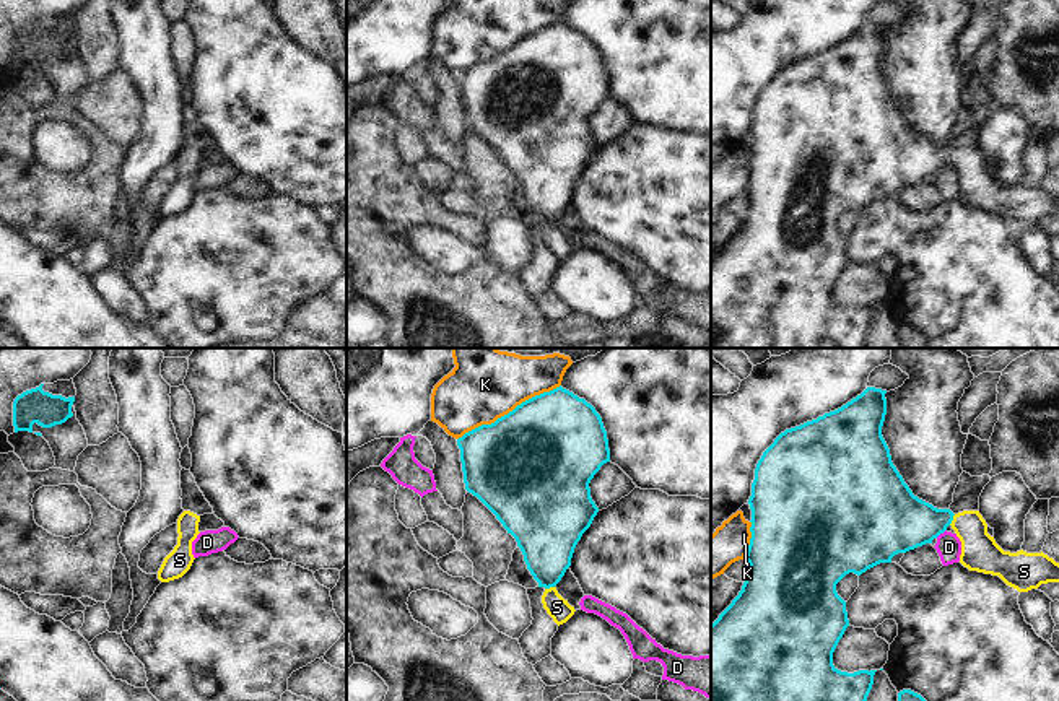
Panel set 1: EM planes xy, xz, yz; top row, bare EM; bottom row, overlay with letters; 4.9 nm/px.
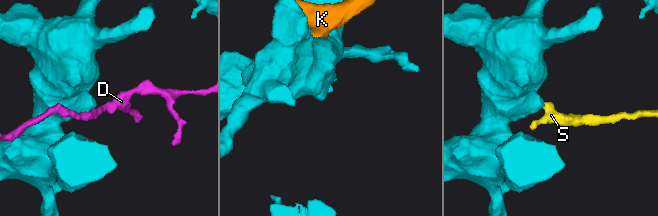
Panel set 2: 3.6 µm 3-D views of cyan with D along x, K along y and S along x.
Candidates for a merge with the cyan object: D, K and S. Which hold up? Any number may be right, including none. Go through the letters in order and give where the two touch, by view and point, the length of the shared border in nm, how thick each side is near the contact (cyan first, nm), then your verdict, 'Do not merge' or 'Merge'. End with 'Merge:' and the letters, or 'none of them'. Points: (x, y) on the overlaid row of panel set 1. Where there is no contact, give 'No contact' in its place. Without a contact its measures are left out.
D: Touches cyan at yz (941, 532). Shared border 70 nm. Thickness 320 nm (cyan) against 130 nm. Do not merge
K: Touches cyan at xz (509, 412). Shared border 600 nm. Thickness 500 nm (cyan) against 360 nm. Do not merge
S: Touches cyan at yz (952, 519). Shared border 70 nm. Thickness 280 nm (cyan) against 190 nm. Merge
Merge: S.

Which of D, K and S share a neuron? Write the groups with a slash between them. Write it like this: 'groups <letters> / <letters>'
groups D / K / S

